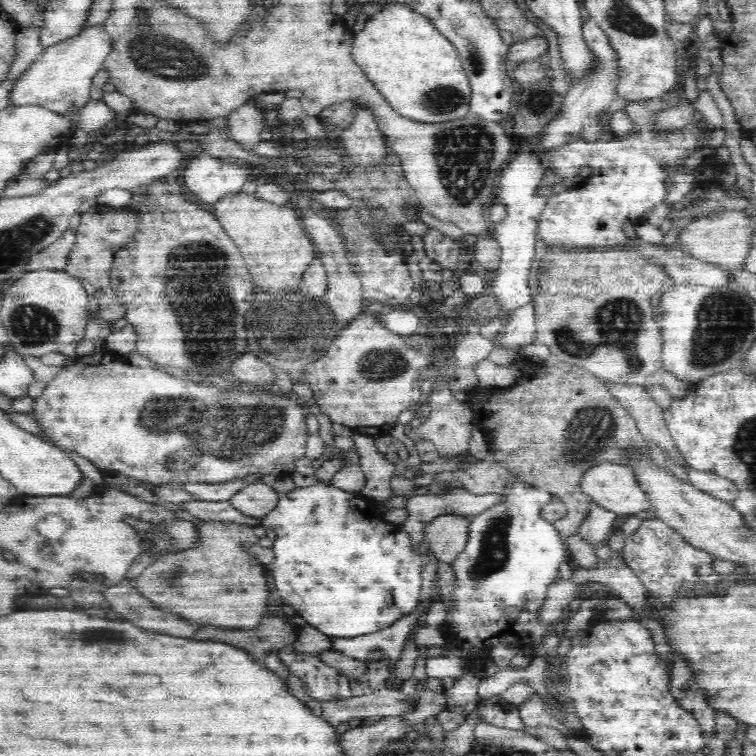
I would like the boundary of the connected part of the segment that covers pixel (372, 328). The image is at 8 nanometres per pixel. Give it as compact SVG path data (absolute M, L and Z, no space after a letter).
M362 314L339 332L319 359L307 363L302 370L309 378L315 401L333 422L345 424L358 432L372 432L385 425L393 426L400 412L414 409L421 395L418 374L430 362L427 350L408 346L402 335L386 330L374 315Z

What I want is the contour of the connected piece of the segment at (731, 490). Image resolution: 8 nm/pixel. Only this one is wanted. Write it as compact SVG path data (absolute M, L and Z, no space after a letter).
M694 469L689 472L688 476L690 484L694 487L727 504L733 505L740 496L738 485L724 476Z

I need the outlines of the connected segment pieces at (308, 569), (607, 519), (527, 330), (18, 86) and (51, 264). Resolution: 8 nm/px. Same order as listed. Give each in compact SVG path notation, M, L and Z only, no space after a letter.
M317 483L311 486L295 487L287 494L280 494L279 500L273 510L270 510L261 520L261 526L264 529L273 530L276 533L276 540L273 542L273 551L275 560L270 567L270 573L274 578L274 584L280 594L282 604L294 608L298 612L300 618L304 618L310 626L318 628L319 632L330 637L336 638L352 638L352 636L360 636L360 634L369 634L386 628L389 624L404 618L406 614L410 614L419 604L420 586L421 586L421 567L430 562L432 558L428 554L425 556L417 556L410 549L410 539L408 534L402 530L397 523L388 523L384 515L380 514L376 504L368 499L366 495L362 495L360 491L346 491L330 484Z
M594 500L588 508L588 515L582 522L577 535L588 543L597 543L606 540L612 532L614 520L618 514L598 505Z
M531 299L528 303L512 310L508 323L496 337L496 347L509 347L518 352L534 340L536 329L535 303Z
M106 22L88 25L83 32L66 44L50 48L40 55L32 66L13 84L12 106L44 107L68 119L75 119L92 99L92 80L96 72L108 62L108 56L114 51L114 37L108 33Z
M68 229L62 236L32 255L28 261L27 271L38 270L40 268L50 268L54 270L64 269L69 263L69 254L74 246L74 231Z

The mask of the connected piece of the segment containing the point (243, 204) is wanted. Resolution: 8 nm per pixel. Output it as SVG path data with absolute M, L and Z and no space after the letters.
M240 190L218 198L212 208L226 234L236 242L252 284L272 293L301 288L300 276L317 253L294 208Z

